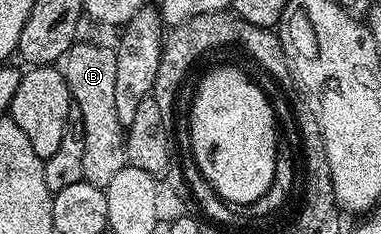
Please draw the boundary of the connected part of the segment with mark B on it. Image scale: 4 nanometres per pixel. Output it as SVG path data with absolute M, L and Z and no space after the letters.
M76 40L69 52L59 57L57 69L65 76L65 84L69 84L71 101L85 136L83 181L106 187L113 176L128 165L125 127L121 120L117 120L117 104L113 93L117 81L115 46L98 46L95 42Z

